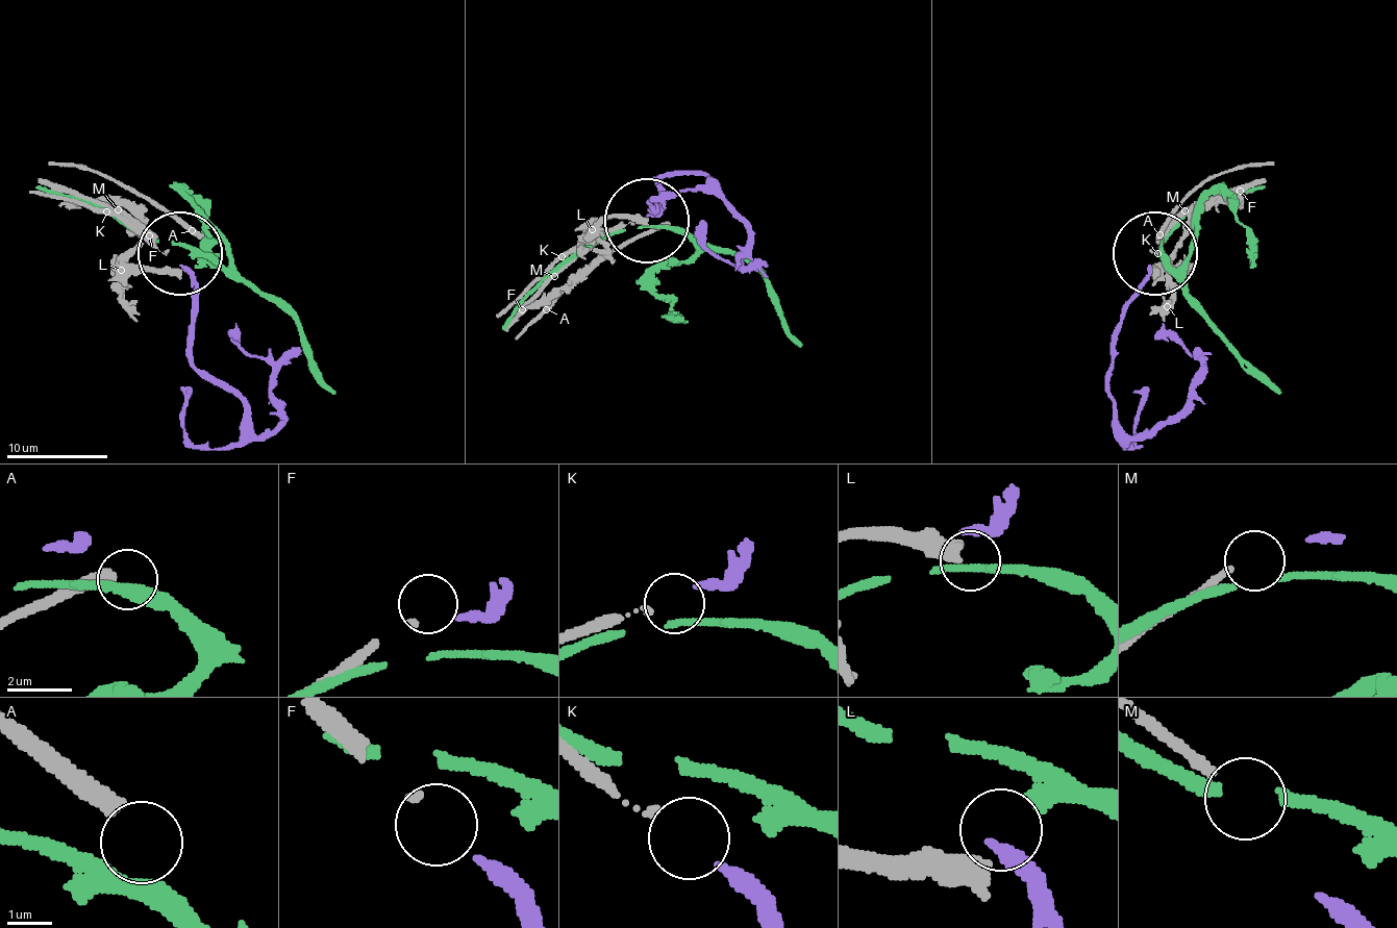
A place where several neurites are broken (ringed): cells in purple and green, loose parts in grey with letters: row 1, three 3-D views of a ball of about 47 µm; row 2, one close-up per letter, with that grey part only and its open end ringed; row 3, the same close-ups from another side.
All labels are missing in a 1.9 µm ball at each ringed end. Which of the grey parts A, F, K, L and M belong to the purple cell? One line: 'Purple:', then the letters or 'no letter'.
Purple: K

